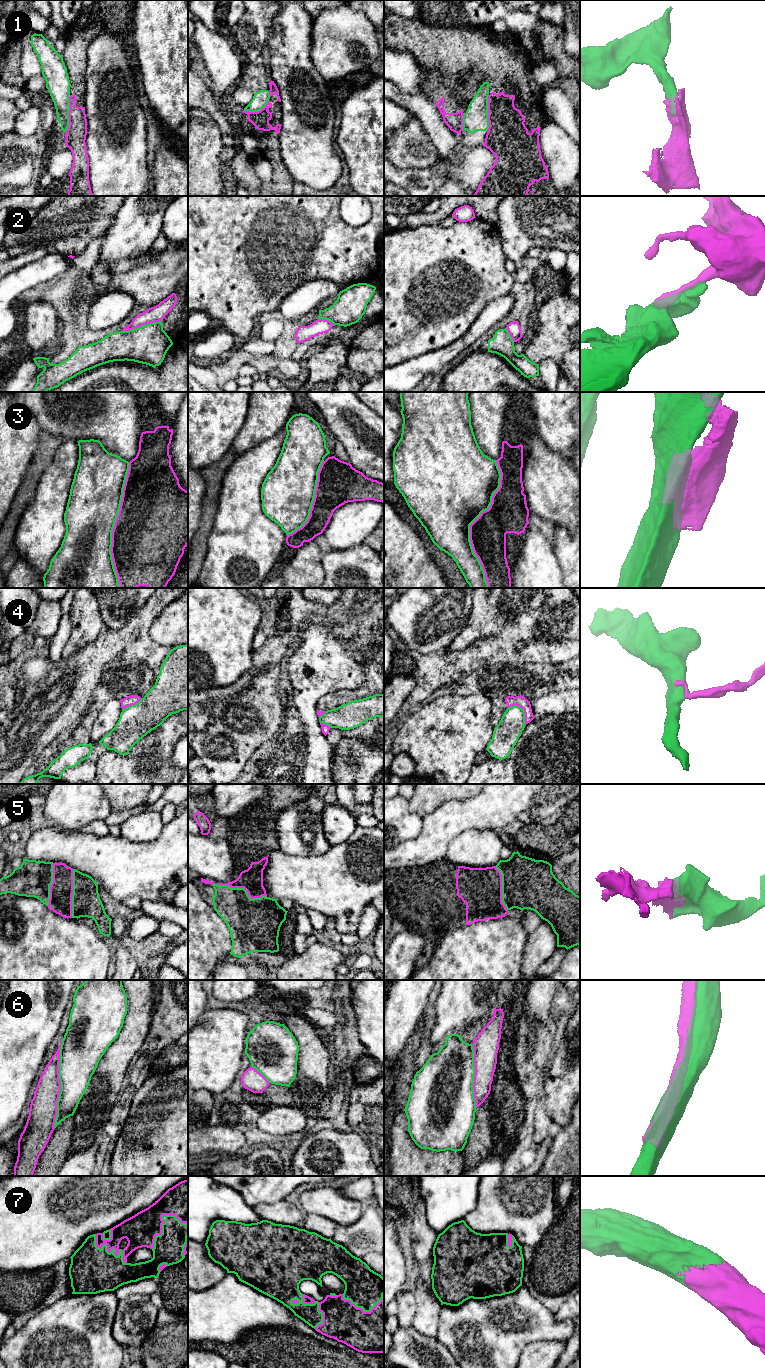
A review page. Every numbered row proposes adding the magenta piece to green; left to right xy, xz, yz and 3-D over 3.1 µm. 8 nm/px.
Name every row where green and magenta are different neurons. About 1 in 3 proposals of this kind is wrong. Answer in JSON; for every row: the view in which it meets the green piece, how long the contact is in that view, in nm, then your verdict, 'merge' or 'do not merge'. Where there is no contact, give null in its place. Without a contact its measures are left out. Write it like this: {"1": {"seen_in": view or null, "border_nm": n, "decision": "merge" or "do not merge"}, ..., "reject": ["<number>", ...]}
{"1": {"seen_in": "xy", "border_nm": 280, "decision": "do not merge"}, "2": {"seen_in": "xy", "border_nm": 340, "decision": "do not merge"}, "3": {"seen_in": "yz", "border_nm": 1050, "decision": "do not merge"}, "4": {"seen_in": "yz", "border_nm": 200, "decision": "do not merge"}, "5": {"seen_in": "xz", "border_nm": 420, "decision": "merge"}, "6": {"seen_in": "xy", "border_nm": 700, "decision": "do not merge"}, "7": {"seen_in": "xy", "border_nm": 360, "decision": "merge"}, "reject": ["1", "2", "3", "4", "6"]}

